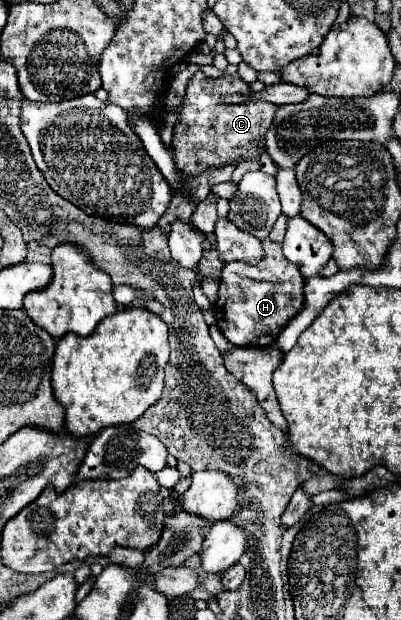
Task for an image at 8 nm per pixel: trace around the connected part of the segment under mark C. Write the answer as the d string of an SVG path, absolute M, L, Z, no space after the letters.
M202 72L192 76L172 138L178 170L186 174L198 174L210 166L218 166L218 162L226 162L226 158L244 160L258 154L256 140L270 128L276 106L266 100L244 100L240 104L222 102L224 96L240 94L246 98L250 92L250 84L244 82L238 74L234 74L234 78L206 78Z

